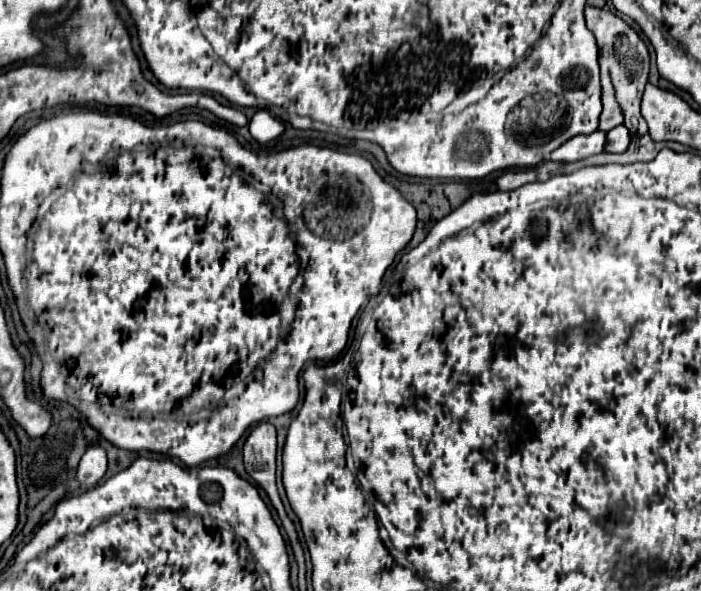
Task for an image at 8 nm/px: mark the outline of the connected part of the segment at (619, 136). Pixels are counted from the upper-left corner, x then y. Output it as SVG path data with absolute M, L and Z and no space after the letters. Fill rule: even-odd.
M616 126L606 134L606 152L624 152L630 144L630 134L626 130L626 126Z

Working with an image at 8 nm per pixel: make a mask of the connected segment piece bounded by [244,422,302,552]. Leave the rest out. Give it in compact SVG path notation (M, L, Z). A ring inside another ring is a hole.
M270 422L258 424L248 434L246 444L244 444L244 468L256 480L256 484L268 494L270 502L274 504L274 508L282 520L282 526L290 538L292 550L302 552L296 528L294 528L292 520L286 516L278 490L276 490L276 430Z

